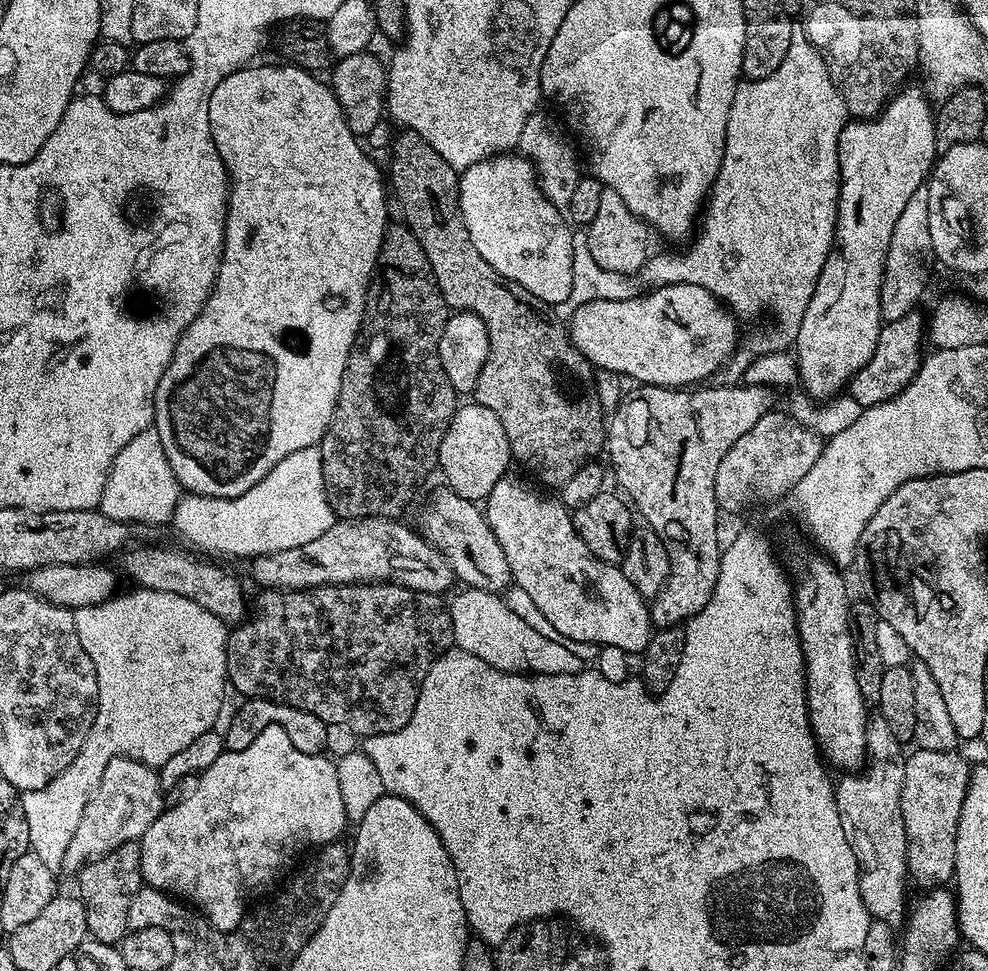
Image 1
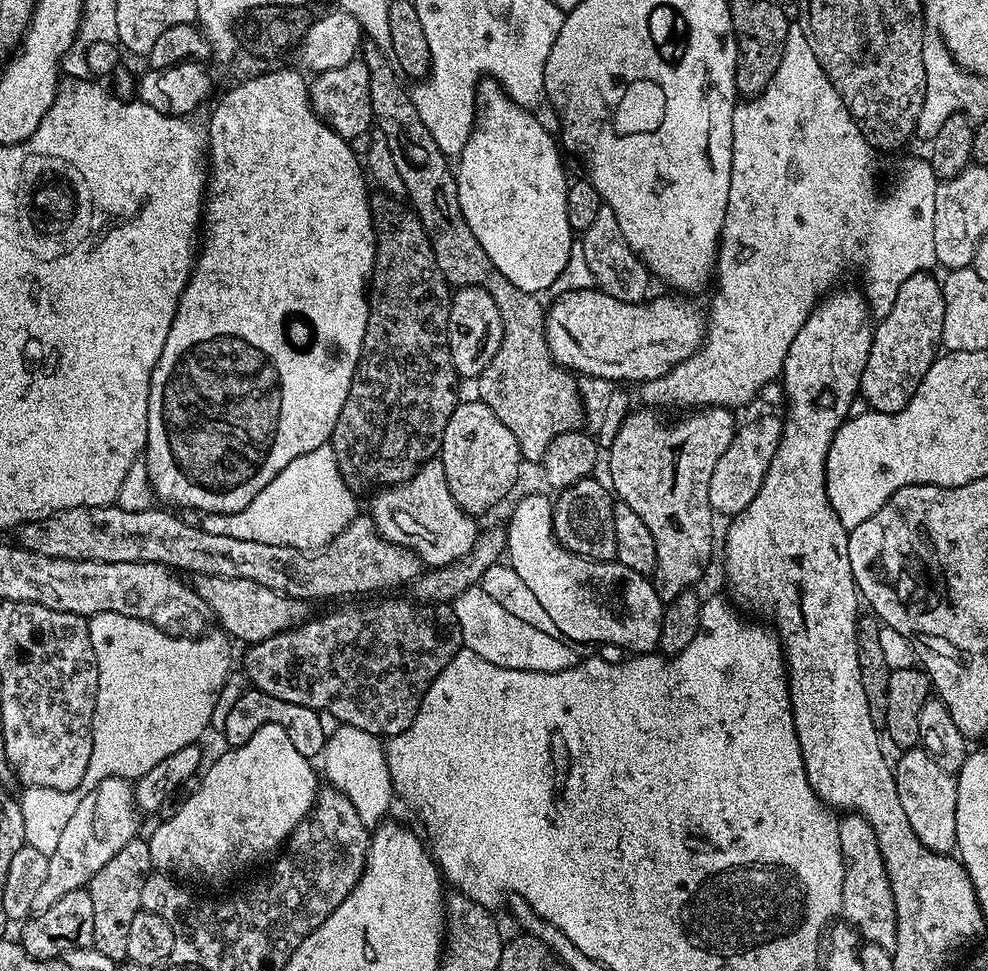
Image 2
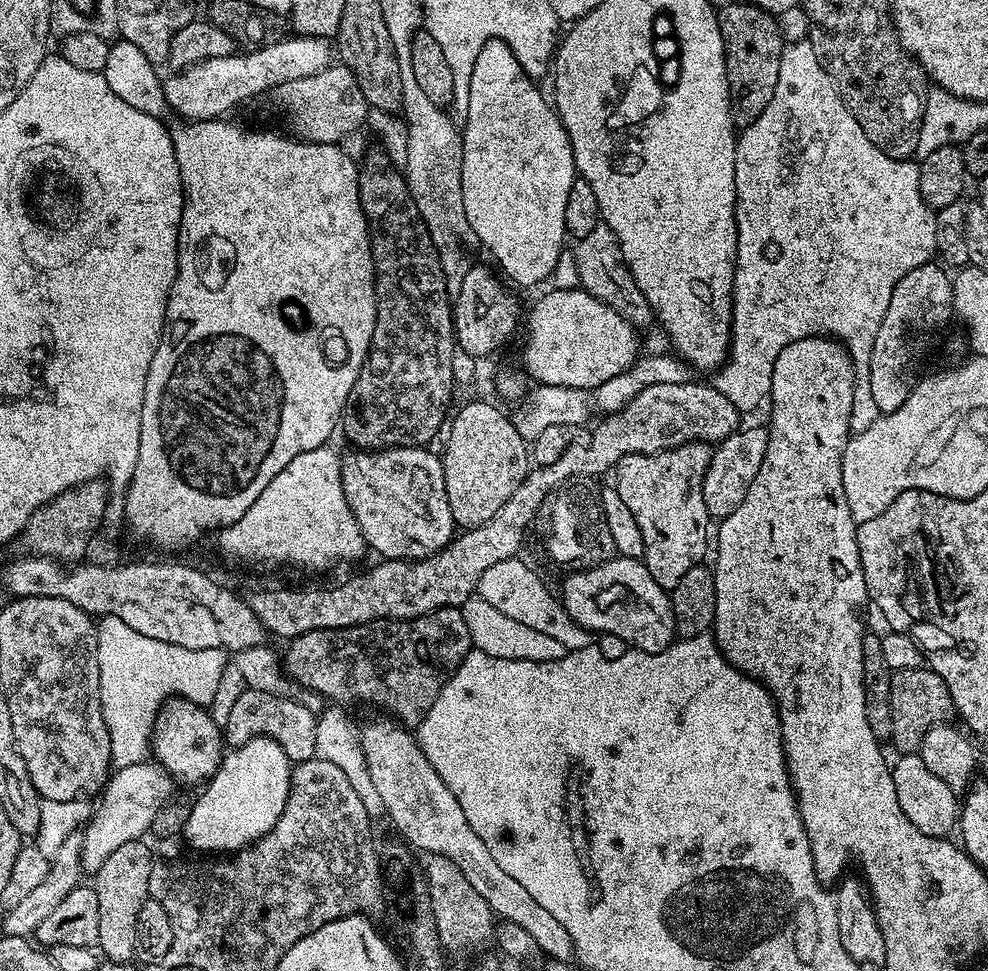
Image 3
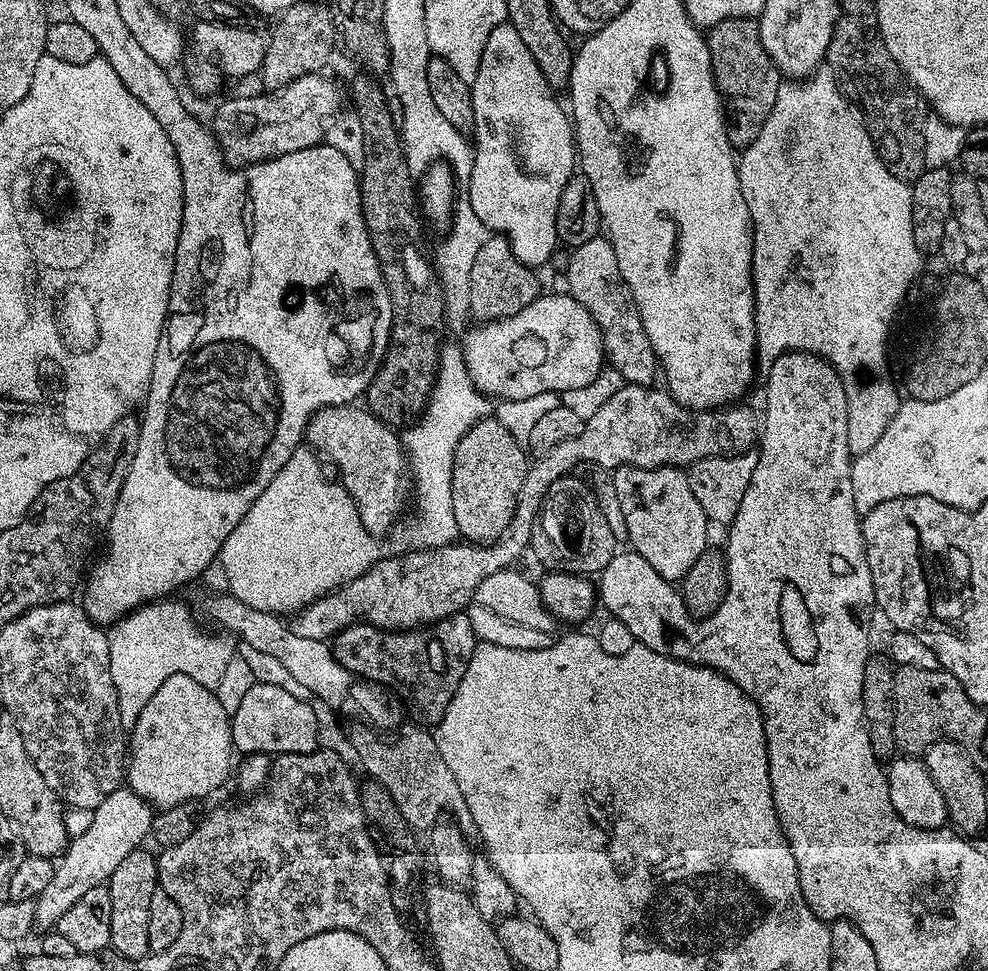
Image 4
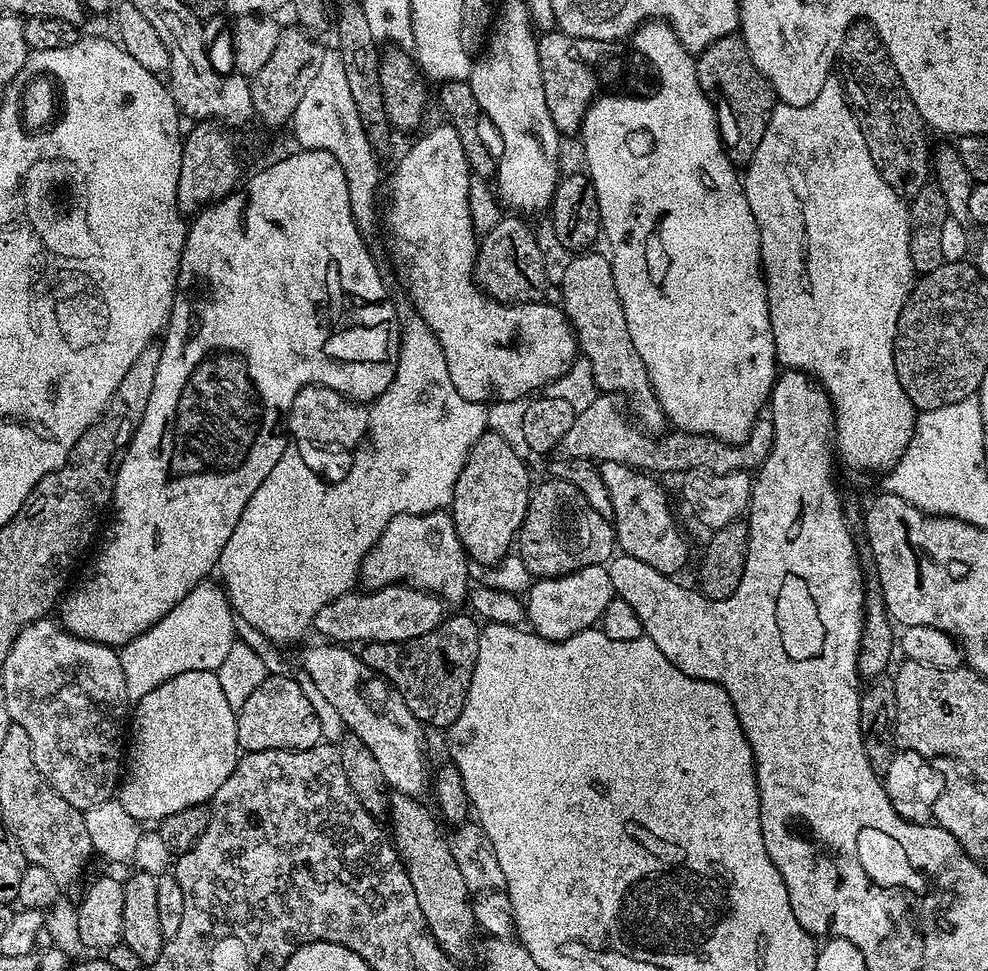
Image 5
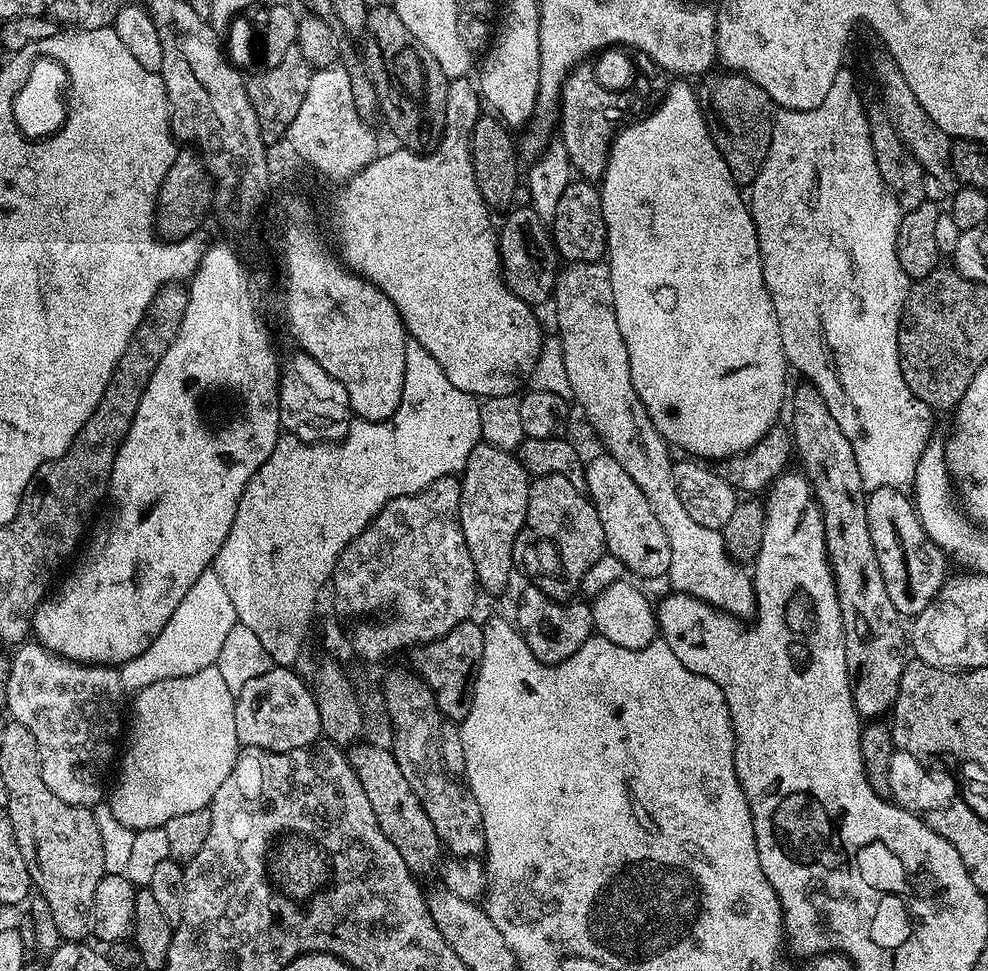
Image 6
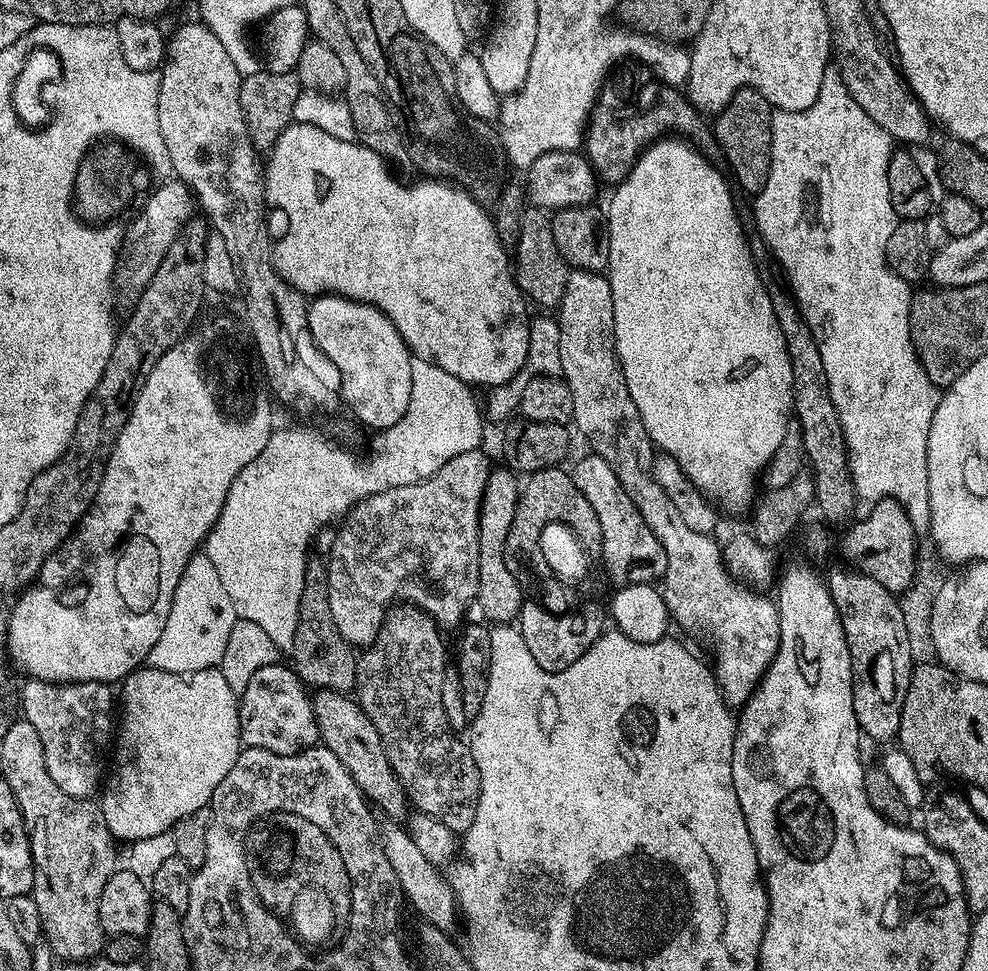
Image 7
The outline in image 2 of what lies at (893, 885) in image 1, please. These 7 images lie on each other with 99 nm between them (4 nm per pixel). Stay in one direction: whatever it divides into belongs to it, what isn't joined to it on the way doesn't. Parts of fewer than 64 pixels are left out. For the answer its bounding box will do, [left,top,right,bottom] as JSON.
[839,814,898,953]

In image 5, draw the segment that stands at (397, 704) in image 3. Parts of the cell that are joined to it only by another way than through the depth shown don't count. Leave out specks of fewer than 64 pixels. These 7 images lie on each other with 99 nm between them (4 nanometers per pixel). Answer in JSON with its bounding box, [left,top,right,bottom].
[358,615,482,730]

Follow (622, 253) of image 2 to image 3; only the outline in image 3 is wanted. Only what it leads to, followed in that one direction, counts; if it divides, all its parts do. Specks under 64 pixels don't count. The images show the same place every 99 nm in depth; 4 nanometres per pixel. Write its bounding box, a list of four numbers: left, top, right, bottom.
[574,222,654,326]

